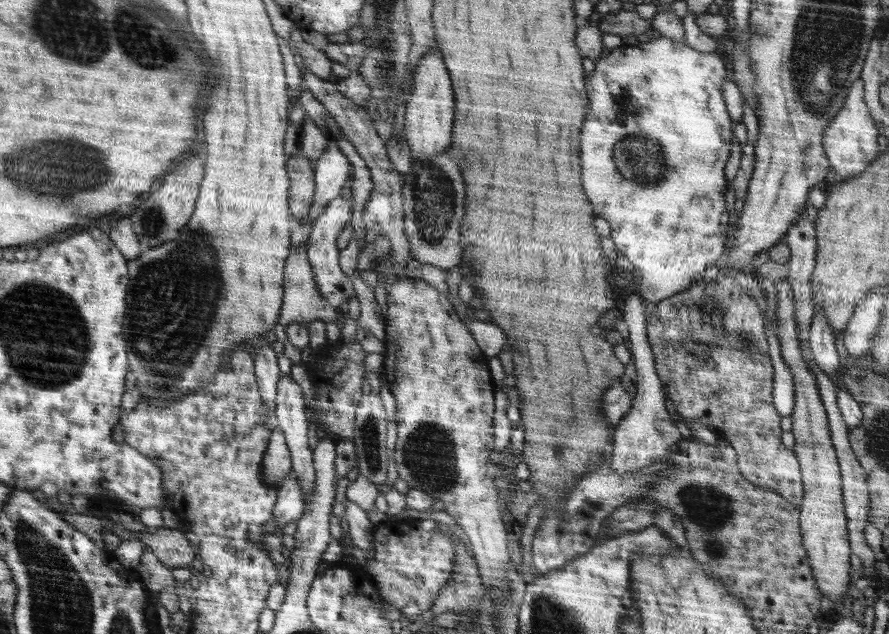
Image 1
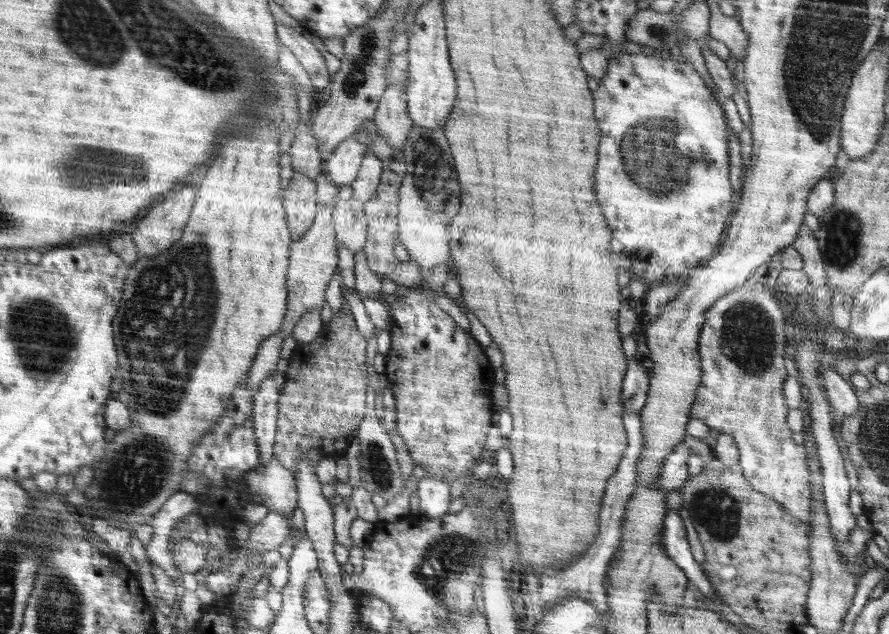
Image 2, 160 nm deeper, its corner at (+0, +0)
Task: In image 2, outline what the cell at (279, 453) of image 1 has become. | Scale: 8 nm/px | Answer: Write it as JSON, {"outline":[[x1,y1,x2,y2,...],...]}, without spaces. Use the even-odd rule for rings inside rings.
{"outline":[[273,456,268,464,255,468,244,482,247,490,254,495,255,502,267,506,269,510,283,512,290,523,289,541,293,546,297,544,297,538,304,535,304,532,291,529,292,513,296,510,298,502,295,479,293,472]]}

